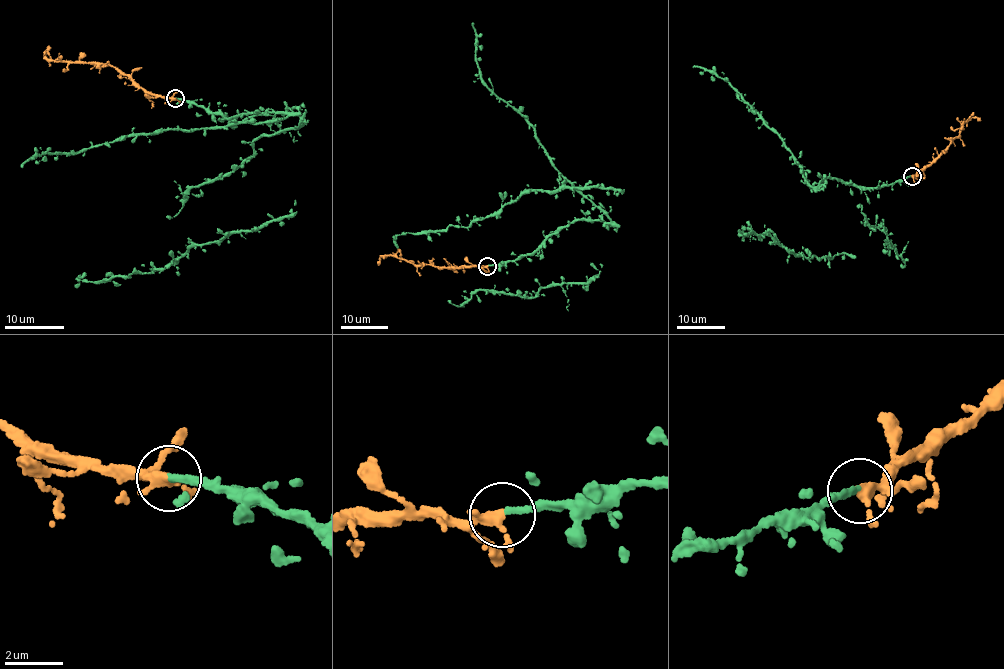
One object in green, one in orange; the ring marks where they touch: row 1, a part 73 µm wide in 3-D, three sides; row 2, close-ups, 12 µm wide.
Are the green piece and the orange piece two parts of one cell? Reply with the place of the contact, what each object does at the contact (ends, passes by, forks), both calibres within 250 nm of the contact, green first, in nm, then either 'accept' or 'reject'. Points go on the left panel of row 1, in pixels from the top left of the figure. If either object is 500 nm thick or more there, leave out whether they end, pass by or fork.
at (175, 98); green ends there; orange passes by; 240 nm thick on the green side, 320 nm on the other; accept

